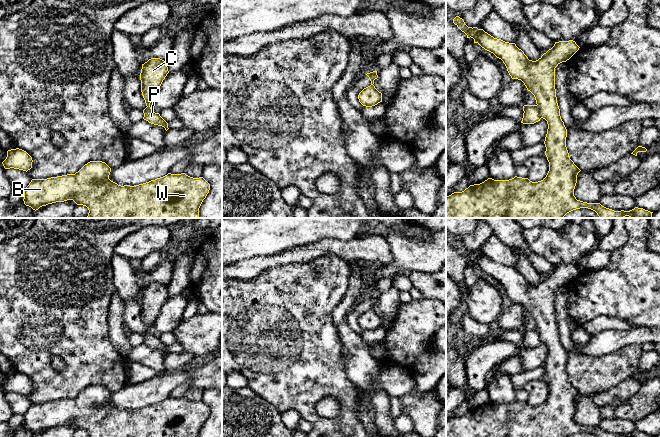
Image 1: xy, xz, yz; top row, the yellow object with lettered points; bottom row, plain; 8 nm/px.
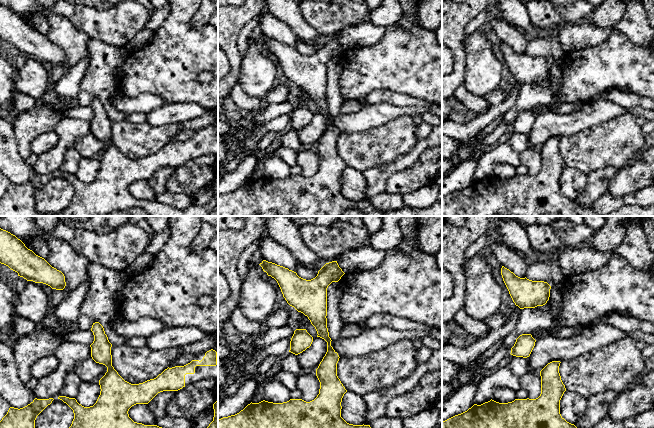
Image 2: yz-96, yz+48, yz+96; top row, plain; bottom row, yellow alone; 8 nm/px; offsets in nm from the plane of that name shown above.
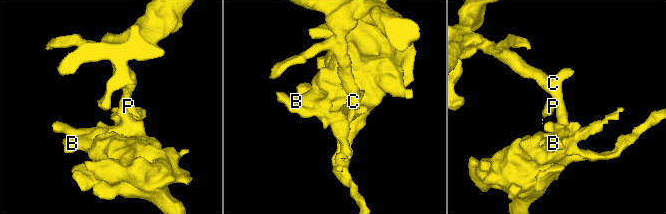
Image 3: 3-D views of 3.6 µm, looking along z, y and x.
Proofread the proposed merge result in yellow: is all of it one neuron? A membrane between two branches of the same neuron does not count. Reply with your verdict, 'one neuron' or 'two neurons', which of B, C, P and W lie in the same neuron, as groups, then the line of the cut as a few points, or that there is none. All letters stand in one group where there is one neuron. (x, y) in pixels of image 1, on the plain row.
two neurons | B C W / P | yz (536, 329), (541, 341)

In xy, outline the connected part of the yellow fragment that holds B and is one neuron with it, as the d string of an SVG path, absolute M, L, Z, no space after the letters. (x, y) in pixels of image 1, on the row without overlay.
M90 385L75 398L47 403L32 403L24 414L24 428L33 434L56 426L73 424L77 429L86 430L89 437L199 437L199 432L210 414L210 408L203 402L193 402L185 397L171 398L139 409L118 409L109 403L111 392L102 385Z

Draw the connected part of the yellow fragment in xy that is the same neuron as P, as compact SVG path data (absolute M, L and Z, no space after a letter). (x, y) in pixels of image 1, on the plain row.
M147 330L144 334L144 341L143 343L148 345L151 348L162 350L165 352L167 355L168 352L168 347L160 340L159 337L155 337L150 330Z

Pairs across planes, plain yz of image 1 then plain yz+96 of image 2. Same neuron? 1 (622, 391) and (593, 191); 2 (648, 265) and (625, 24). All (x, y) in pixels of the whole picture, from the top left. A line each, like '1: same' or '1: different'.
1: same
2: different

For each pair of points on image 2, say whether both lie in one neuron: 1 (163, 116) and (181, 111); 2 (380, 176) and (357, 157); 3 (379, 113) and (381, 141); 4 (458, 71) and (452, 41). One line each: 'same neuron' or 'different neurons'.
1: same neuron
2: different neurons
3: different neurons
4: same neuron

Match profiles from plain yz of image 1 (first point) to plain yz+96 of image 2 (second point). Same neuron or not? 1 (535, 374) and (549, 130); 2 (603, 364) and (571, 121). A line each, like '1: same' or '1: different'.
1: different
2: different

